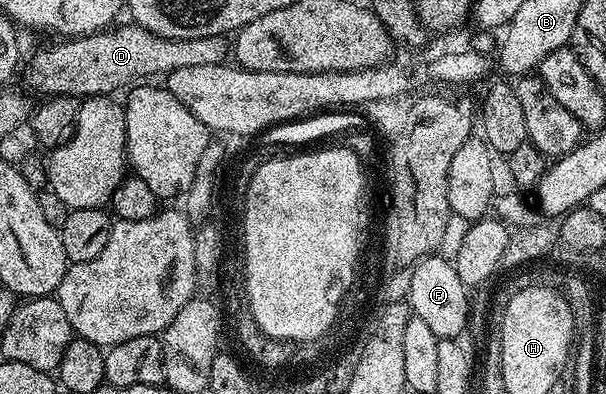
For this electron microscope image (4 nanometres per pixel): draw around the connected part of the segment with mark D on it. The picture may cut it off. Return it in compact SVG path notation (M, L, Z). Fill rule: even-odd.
M134 24L118 26L100 30L97 34L71 36L56 41L59 42L56 46L47 46L37 51L28 62L26 59L21 70L21 78L23 74L23 82L28 86L26 89L43 94L39 96L70 96L80 100L98 98L114 95L114 90L122 86L130 87L140 80L154 79L151 78L154 74L166 76L177 68L193 68L196 64L221 66L229 58L229 42L223 36L189 40L159 38L153 32Z

